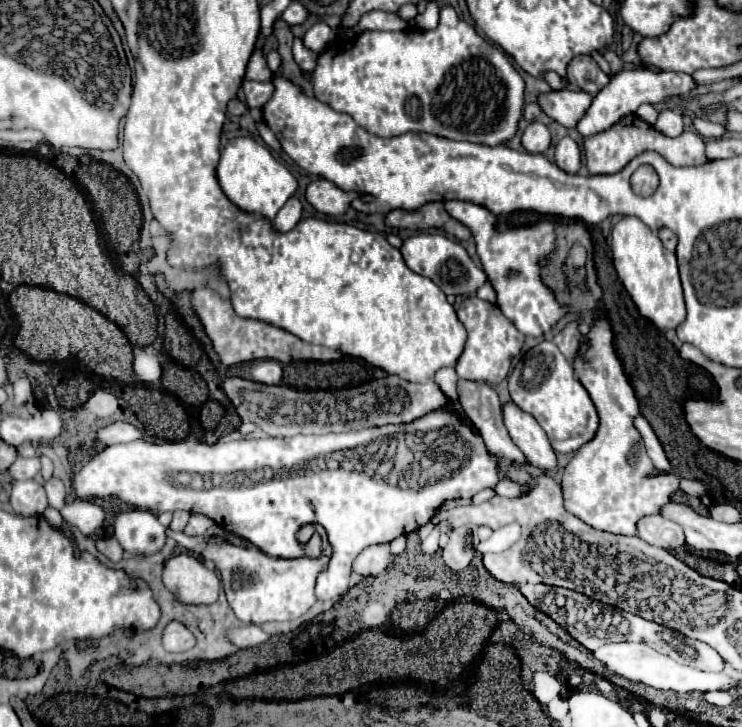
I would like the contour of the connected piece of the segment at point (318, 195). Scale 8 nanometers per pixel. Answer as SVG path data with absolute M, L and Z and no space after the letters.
M316 179L306 187L306 201L324 215L342 215L350 201L359 197L357 192L344 192L326 179Z

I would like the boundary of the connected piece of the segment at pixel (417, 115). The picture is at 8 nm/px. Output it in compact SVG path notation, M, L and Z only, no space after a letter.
M450 3L444 5L440 13L442 13L442 21L432 31L420 31L420 29L366 31L366 33L358 35L358 39L346 41L342 47L340 47L340 43L330 45L326 51L322 51L318 55L318 65L312 71L312 85L314 85L316 99L320 99L322 103L330 105L336 111L348 113L360 127L364 127L368 133L374 133L374 135L380 135L380 137L396 137L396 135L404 135L404 133L410 133L410 131L424 131L424 133L446 137L446 139L454 139L454 141L470 141L470 143L480 143L480 145L490 145L490 147L508 143L516 135L520 119L522 119L522 111L524 111L524 79L520 77L520 73L514 69L514 65L508 61L508 57L498 47L494 47L492 43L482 39L472 25L468 25L464 19L458 17L456 9Z

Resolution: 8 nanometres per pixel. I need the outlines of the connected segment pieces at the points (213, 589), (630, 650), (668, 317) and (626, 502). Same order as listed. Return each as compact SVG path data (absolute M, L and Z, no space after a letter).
M188 553L166 561L162 581L182 603L214 603L220 593L220 579Z
M610 643L600 647L598 651L594 651L594 657L598 661L602 661L610 671L632 679L632 681L640 681L644 685L650 685L654 689L662 689L662 691L676 691L676 693L706 693L706 691L714 691L714 689L726 689L726 677L714 677L712 673L704 673L686 665L676 663L674 659L670 659L668 655L648 647L646 643Z
M622 217L612 229L612 261L616 273L636 303L642 317L650 319L660 331L676 329L686 319L684 295L678 277L676 255L668 251L656 233L638 217Z
M606 319L592 321L588 335L590 349L584 359L578 359L576 349L580 345L580 335L576 323L566 325L554 337L558 349L572 361L576 377L590 393L600 415L600 429L596 437L586 443L564 467L562 495L564 507L590 527L608 533L636 535L636 523L646 515L658 515L660 509L672 501L670 495L680 489L680 479L676 477L674 481L674 475L666 473L652 475L654 465L646 455L642 437L632 423L634 415L640 413L640 407L634 389L622 373L622 363L614 353L612 339L614 335Z

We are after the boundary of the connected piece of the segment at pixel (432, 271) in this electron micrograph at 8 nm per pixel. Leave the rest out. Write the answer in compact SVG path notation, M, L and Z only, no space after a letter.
M420 233L404 241L400 247L406 265L416 271L418 275L424 275L432 279L446 295L472 295L486 283L486 273L474 265L474 261L468 257L466 249L458 245L456 241L450 241L444 235L432 235L432 233Z

